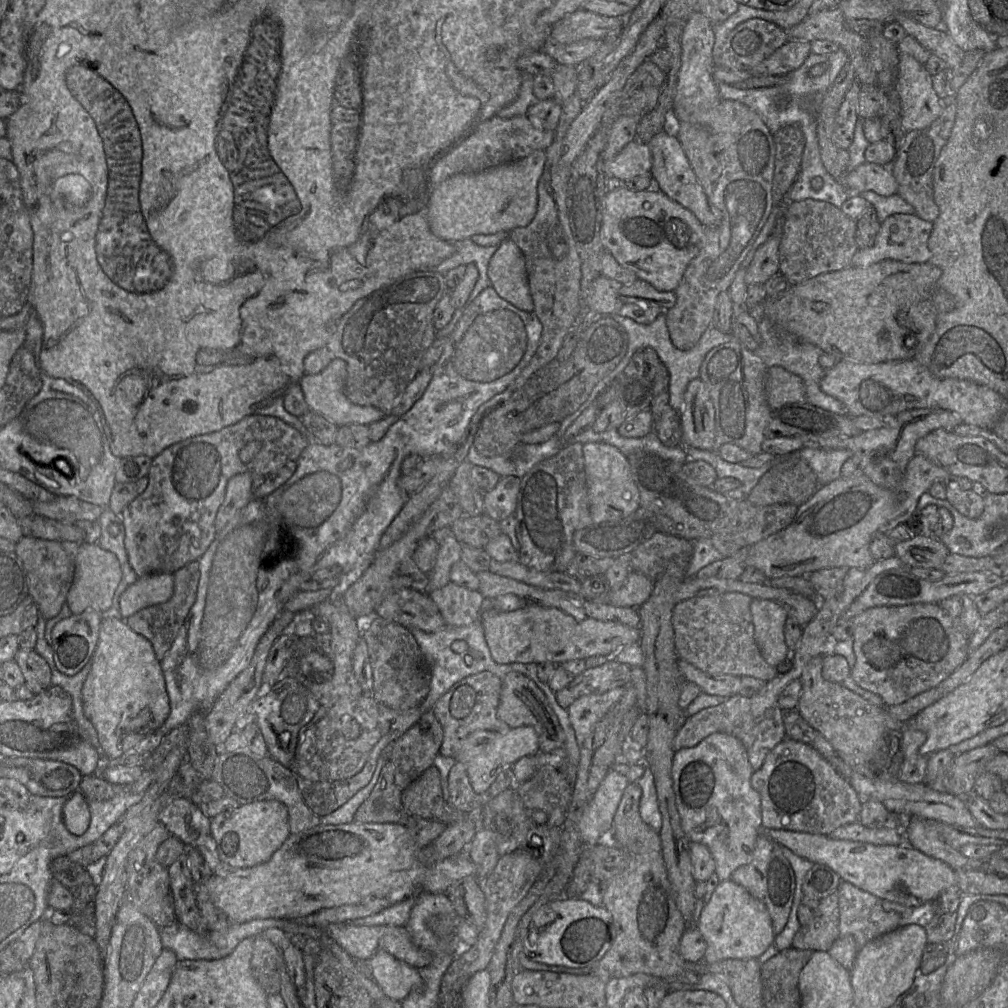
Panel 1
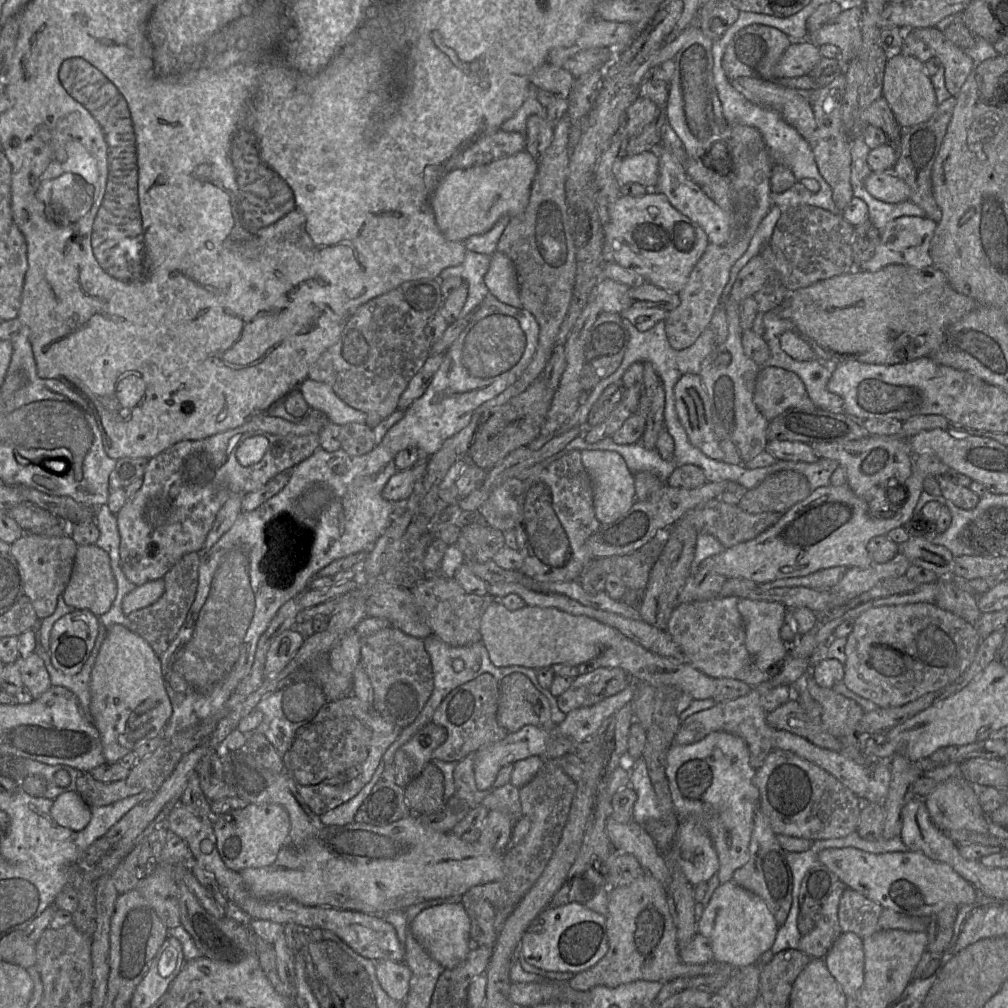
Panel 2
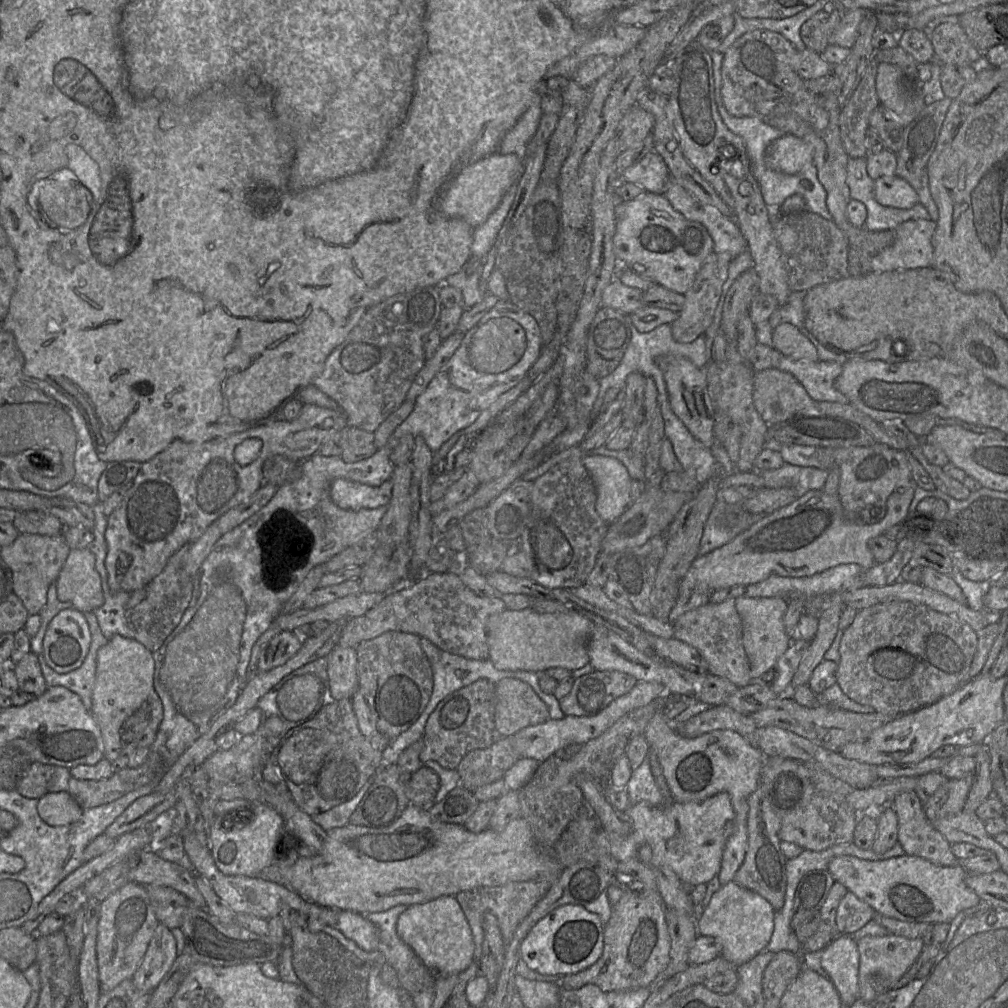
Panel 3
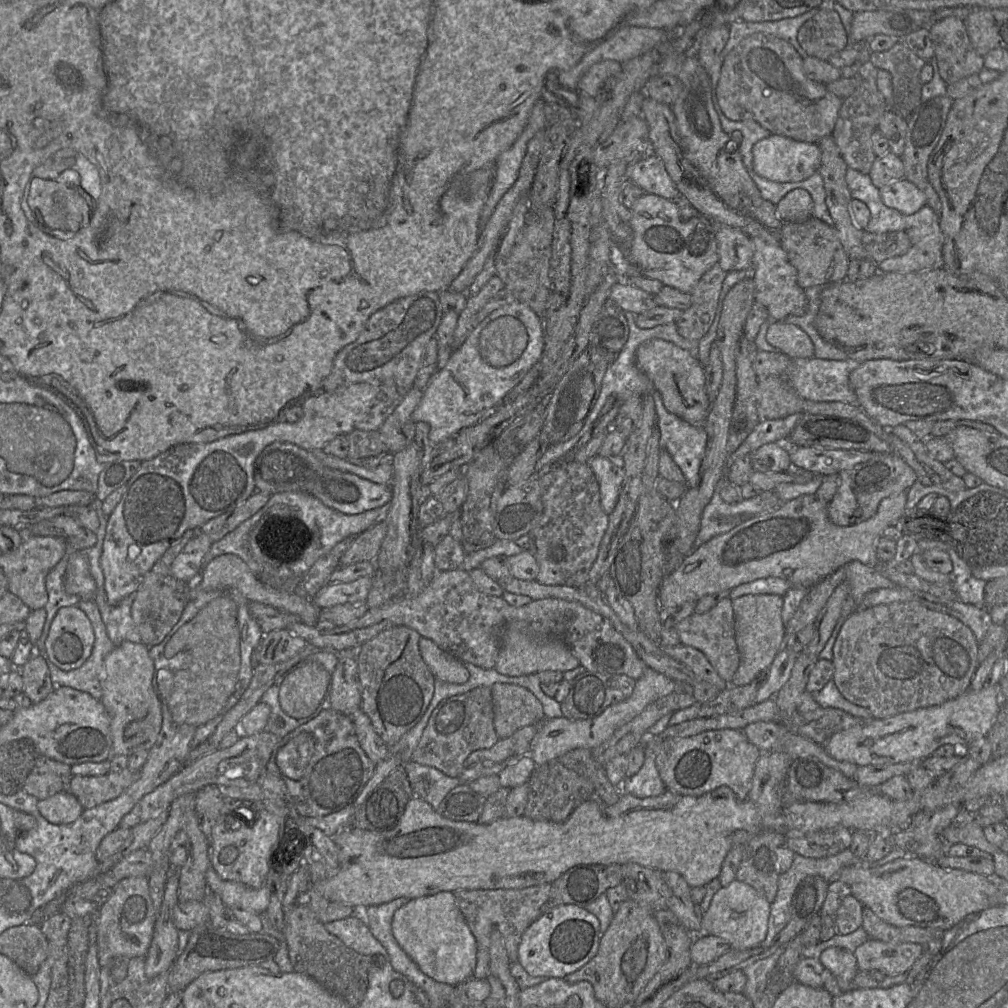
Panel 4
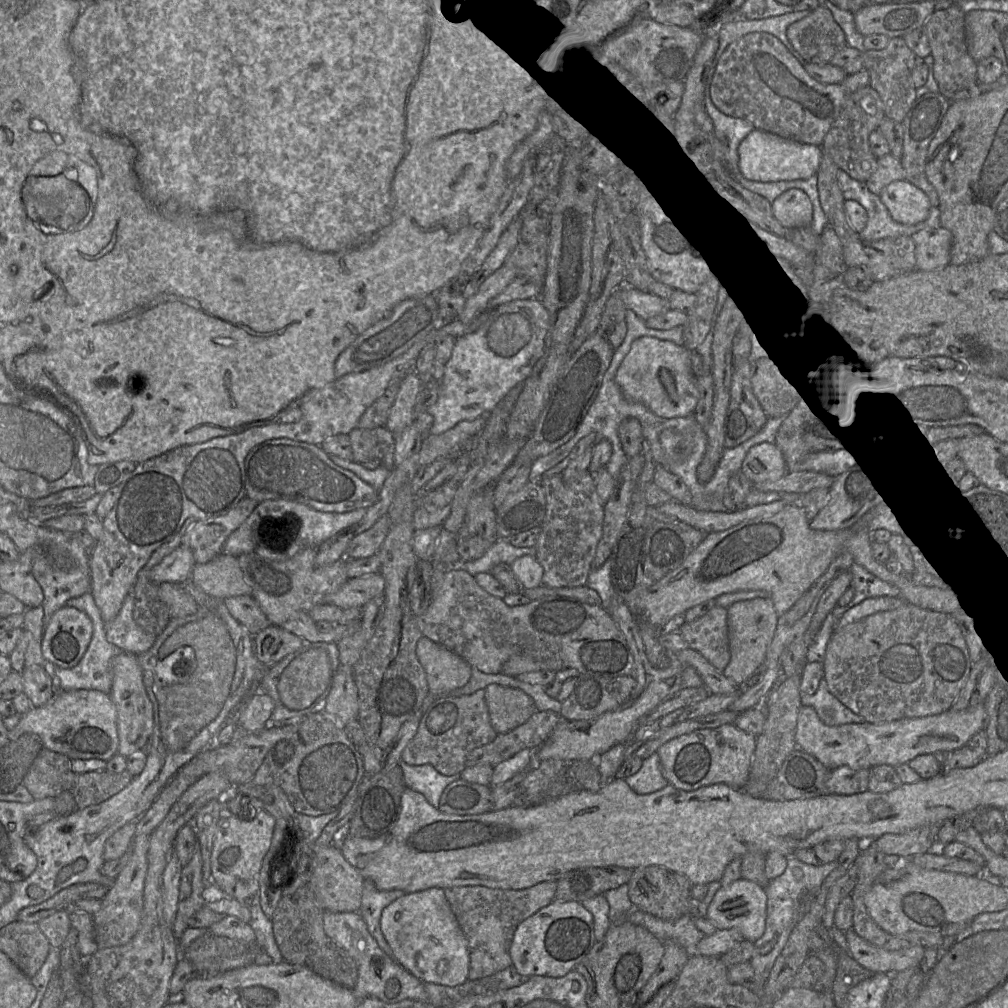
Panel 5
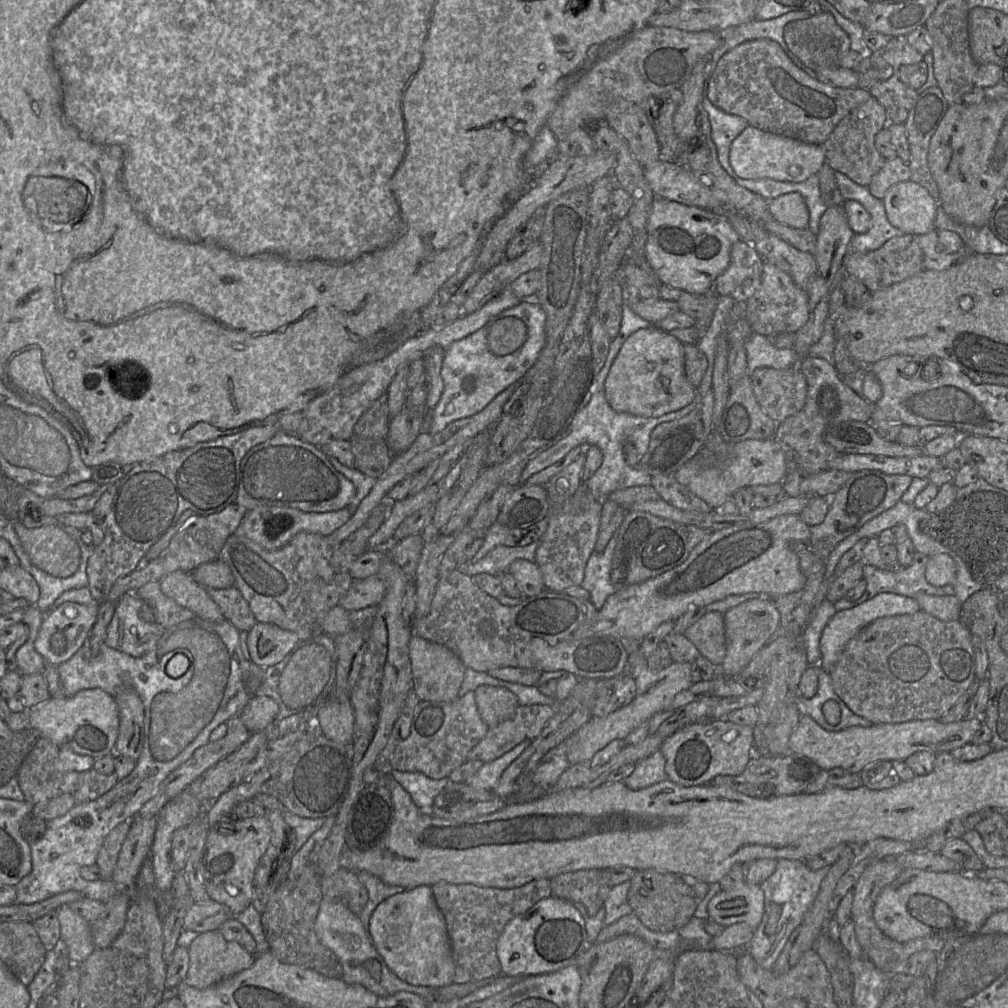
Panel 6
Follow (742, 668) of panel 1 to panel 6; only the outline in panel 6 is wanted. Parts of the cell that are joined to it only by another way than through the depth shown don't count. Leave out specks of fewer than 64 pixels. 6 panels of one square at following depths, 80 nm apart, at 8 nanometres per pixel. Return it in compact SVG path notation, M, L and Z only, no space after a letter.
M708 612L684 632L702 657L722 665L726 655L724 614Z

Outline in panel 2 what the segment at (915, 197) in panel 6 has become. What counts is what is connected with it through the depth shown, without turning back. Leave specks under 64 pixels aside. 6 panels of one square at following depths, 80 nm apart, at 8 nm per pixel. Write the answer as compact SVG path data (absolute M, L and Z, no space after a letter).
M871 172L864 185L874 198L886 203L906 201L910 196L908 185L892 172Z

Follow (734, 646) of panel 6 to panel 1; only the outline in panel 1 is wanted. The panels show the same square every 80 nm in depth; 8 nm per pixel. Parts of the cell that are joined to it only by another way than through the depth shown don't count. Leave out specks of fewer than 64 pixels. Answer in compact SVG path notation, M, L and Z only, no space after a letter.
M753 598L750 611L761 655L769 665L776 667L791 655L784 637L788 614L779 602L759 598Z

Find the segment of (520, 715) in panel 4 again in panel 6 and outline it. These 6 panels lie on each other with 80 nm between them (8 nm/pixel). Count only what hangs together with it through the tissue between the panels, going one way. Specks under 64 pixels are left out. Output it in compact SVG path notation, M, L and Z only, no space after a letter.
M482 685L475 693L479 711L488 727L511 718L520 705L517 696L505 687Z

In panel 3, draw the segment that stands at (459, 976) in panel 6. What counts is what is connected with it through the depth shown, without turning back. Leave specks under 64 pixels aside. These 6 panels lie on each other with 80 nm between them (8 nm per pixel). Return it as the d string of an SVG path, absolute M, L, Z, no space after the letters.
M525 881L510 882L500 886L480 886L459 892L455 897L458 900L472 931L475 948L474 961L479 963L482 957L482 943L484 940L483 916L485 913L490 912L496 916L503 943L508 945L512 940L518 925L526 916L528 916L547 891L547 881Z

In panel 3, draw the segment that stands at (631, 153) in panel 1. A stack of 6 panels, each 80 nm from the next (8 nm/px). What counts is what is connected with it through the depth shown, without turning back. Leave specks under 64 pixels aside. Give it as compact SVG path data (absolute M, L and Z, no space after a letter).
M651 151L622 173L622 181L637 184L646 193L664 195L670 176L663 158Z

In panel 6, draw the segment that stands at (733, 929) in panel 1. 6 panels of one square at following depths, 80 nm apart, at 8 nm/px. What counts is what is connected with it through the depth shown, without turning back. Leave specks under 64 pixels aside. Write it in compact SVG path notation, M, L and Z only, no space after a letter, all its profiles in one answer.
M745 882L740 887L721 891L715 895L709 901L707 911L709 919L725 928L744 922L755 931L761 923L764 912L764 892L760 885Z

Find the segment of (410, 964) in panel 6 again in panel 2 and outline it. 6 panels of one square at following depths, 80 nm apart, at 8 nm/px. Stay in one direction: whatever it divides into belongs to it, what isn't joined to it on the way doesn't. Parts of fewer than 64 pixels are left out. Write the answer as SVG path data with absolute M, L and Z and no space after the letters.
M461 902L443 903L424 909L411 922L410 928L429 955L445 969L460 964L471 950L471 922Z

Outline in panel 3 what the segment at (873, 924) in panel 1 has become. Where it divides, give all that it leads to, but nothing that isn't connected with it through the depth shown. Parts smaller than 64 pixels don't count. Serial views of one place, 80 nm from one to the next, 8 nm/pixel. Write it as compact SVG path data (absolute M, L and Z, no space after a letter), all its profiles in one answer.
M848 891L841 899L836 914L839 933L852 934L875 919L876 912L855 894Z

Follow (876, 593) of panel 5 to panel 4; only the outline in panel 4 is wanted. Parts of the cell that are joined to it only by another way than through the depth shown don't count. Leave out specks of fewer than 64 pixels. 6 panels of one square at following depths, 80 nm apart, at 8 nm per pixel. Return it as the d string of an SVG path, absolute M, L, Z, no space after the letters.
M859 561L849 562L844 566L845 581L849 585L849 594L853 596L856 605L861 605L865 595L881 588L894 588L894 584L878 569L864 565Z

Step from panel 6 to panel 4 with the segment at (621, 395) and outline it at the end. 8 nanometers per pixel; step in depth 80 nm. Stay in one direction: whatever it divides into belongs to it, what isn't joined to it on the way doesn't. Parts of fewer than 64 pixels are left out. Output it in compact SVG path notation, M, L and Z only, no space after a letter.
M661 339L648 340L636 350L636 364L652 381L665 408L689 424L702 426L711 407L705 389L703 366L687 351Z

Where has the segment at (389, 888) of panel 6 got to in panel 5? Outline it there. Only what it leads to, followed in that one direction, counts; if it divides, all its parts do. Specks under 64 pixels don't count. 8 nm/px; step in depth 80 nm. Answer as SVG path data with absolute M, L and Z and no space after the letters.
M367 879L364 881L359 913L365 920L368 930L377 944L393 960L395 960L393 952L381 931L380 919L384 908L404 894L405 892L402 890L382 891L372 881Z

